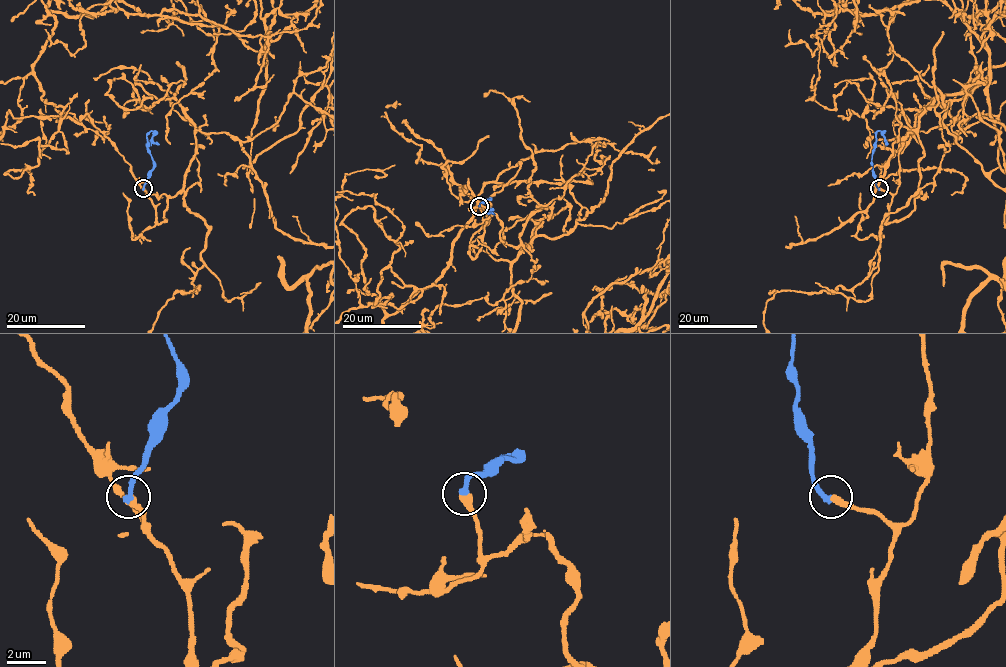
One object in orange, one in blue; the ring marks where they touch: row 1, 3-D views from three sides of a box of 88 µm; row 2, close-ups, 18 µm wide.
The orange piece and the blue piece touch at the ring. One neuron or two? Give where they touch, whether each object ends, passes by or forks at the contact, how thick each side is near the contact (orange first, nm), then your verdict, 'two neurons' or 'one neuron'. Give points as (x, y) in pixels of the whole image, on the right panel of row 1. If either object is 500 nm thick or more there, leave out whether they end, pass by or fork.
(879, 188) | orange ends | blue ends | 400/320 nm | one neuron

